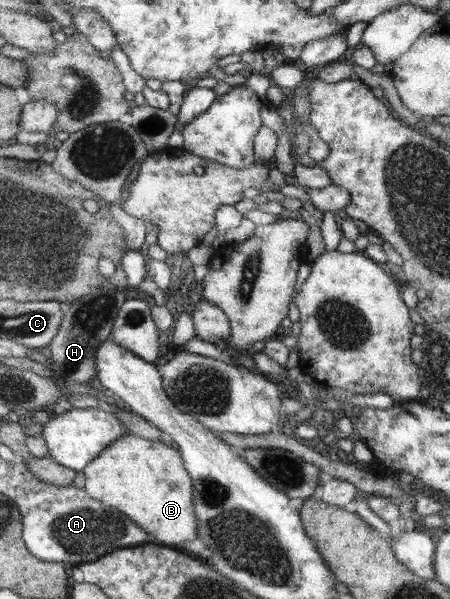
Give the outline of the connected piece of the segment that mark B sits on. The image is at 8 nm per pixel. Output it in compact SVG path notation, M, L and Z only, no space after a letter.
M127 432L96 456L83 473L90 497L125 513L155 536L158 545L184 545L198 537L194 480L179 449Z

